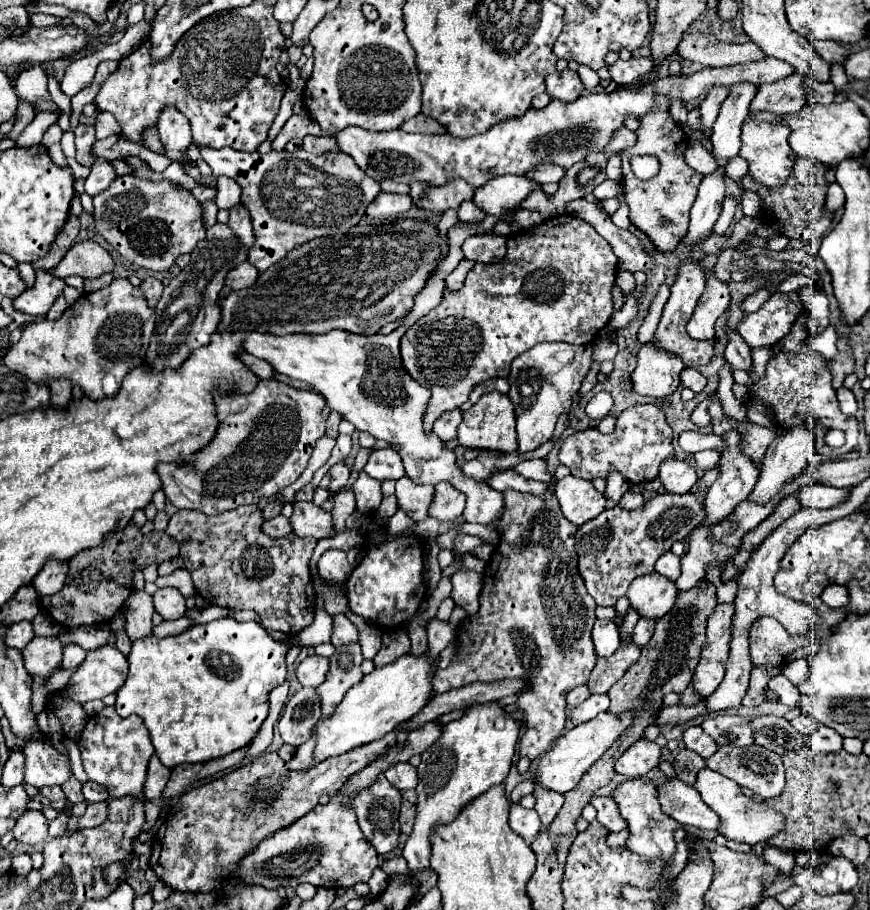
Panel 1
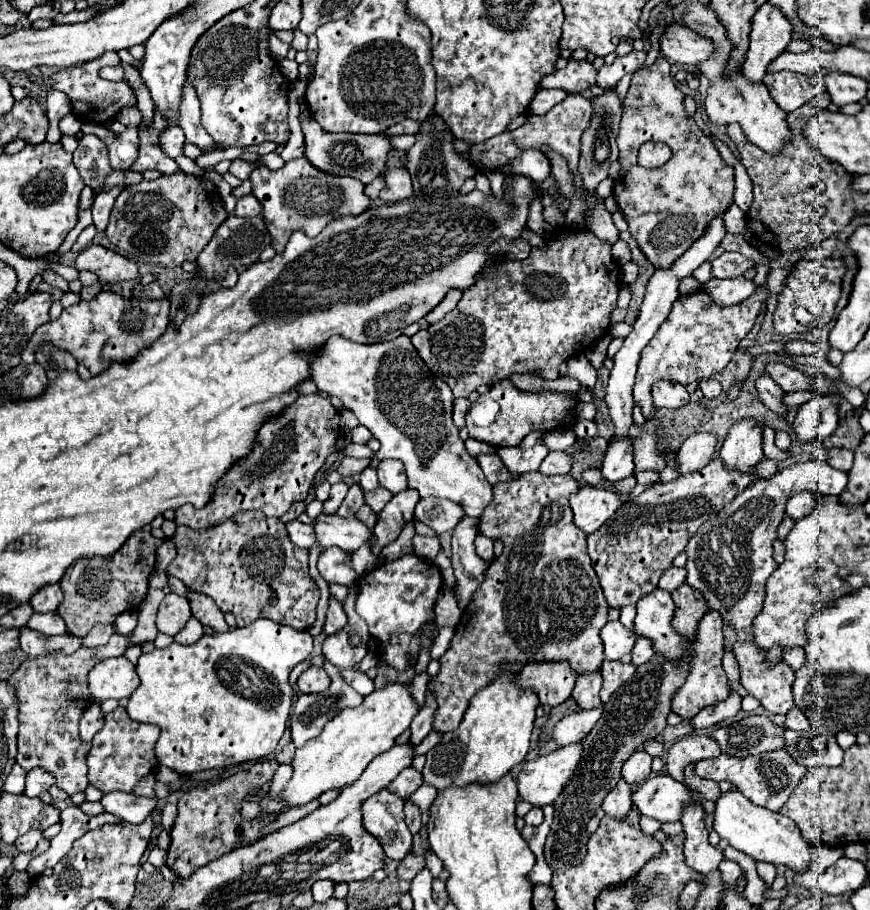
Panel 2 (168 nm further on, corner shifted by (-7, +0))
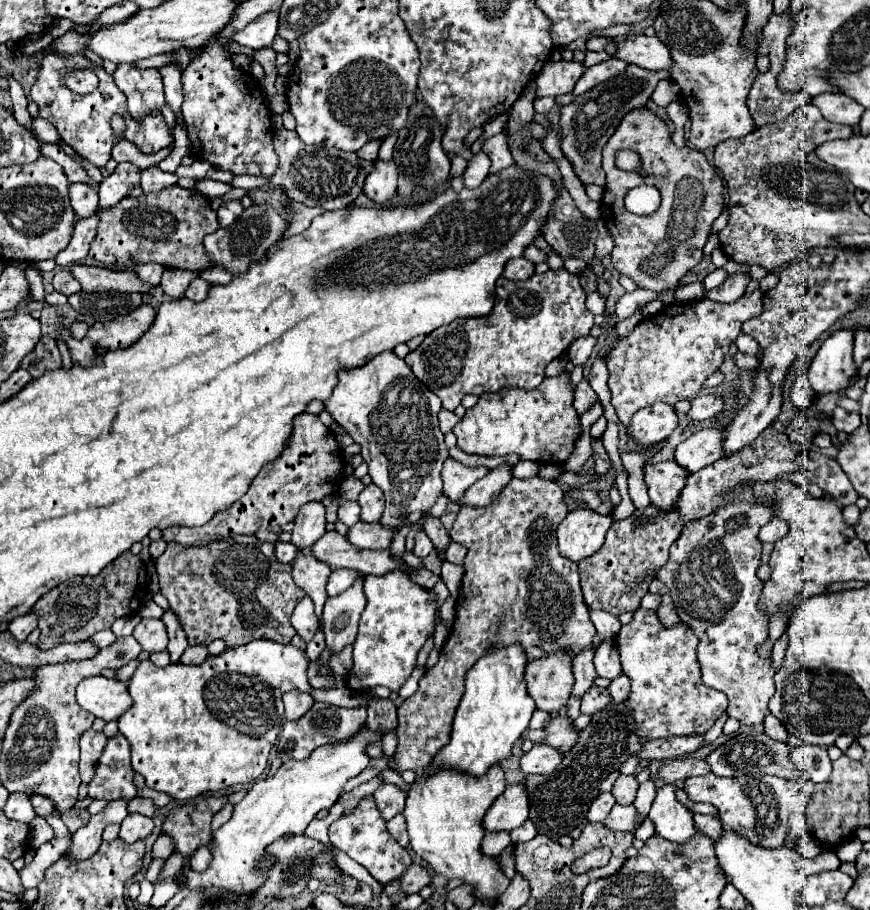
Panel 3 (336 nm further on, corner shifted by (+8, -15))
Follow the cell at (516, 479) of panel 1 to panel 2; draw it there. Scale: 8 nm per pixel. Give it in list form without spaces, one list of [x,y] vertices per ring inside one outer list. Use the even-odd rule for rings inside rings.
[[[481,454],[477,457],[479,467],[485,473],[485,479],[495,485],[499,482],[510,482],[518,477],[516,474],[511,474],[503,465],[500,457],[495,454]]]

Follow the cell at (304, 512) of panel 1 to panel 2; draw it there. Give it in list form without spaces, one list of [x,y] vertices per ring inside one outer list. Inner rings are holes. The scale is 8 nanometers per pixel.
[[[319,515],[313,523],[313,529],[321,547],[335,545],[347,553],[357,551],[371,537],[371,531],[355,517],[345,519],[337,515]]]

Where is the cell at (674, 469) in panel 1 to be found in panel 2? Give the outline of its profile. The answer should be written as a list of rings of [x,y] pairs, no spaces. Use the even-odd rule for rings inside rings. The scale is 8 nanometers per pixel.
[[[697,433],[697,437],[691,435],[689,439],[685,439],[681,449],[675,453],[675,467],[679,475],[703,469],[711,461],[711,455],[715,451],[715,441],[717,441],[715,435],[709,433]]]

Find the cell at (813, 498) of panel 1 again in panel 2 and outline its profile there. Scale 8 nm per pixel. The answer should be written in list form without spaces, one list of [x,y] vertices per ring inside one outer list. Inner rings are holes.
[[[803,491],[803,493],[797,493],[795,497],[791,497],[787,501],[787,507],[785,507],[785,513],[793,519],[803,519],[807,515],[811,515],[817,507],[817,493],[815,491]]]

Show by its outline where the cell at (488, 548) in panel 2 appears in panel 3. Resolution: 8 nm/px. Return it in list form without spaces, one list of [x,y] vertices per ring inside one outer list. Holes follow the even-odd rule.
[[[452,540],[452,544],[446,548],[446,560],[452,562],[452,564],[464,564],[464,556],[466,556],[466,548],[458,542]]]

